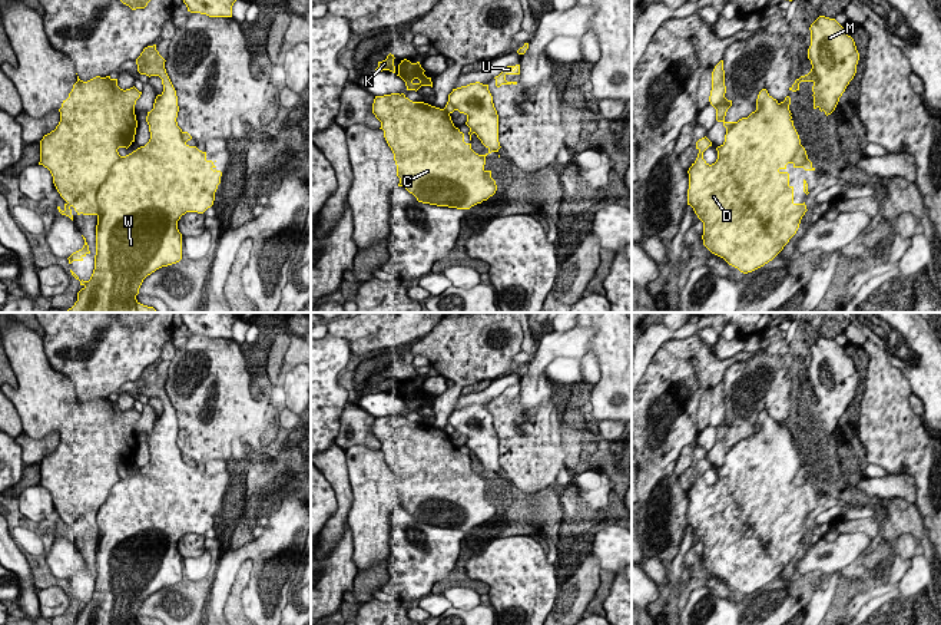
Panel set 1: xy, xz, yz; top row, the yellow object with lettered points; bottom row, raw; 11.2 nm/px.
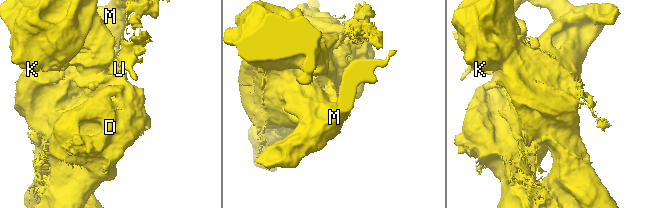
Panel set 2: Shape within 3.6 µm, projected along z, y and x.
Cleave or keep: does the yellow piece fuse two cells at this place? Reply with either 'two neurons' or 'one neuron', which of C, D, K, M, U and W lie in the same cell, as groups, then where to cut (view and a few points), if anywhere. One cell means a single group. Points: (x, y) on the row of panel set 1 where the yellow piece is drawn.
two neurons | C M / D K U W | xy (131, 154), (112, 167), (102, 184), (98, 215)

